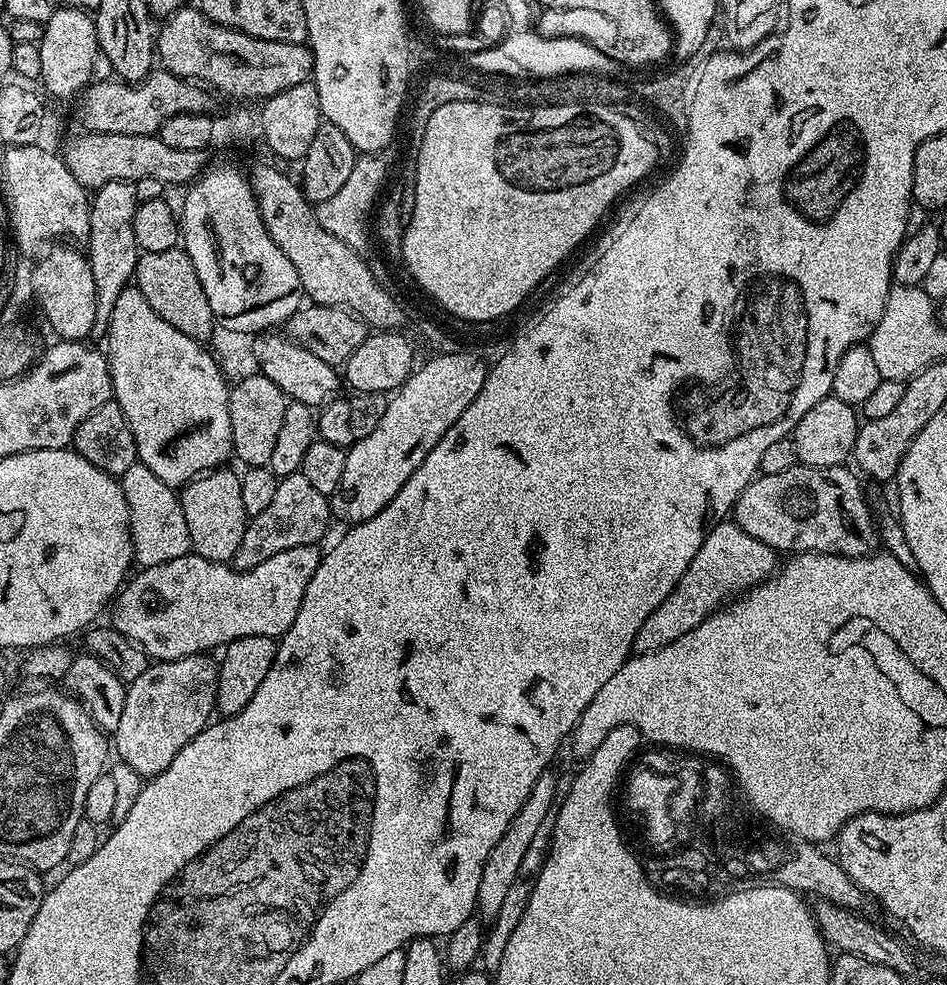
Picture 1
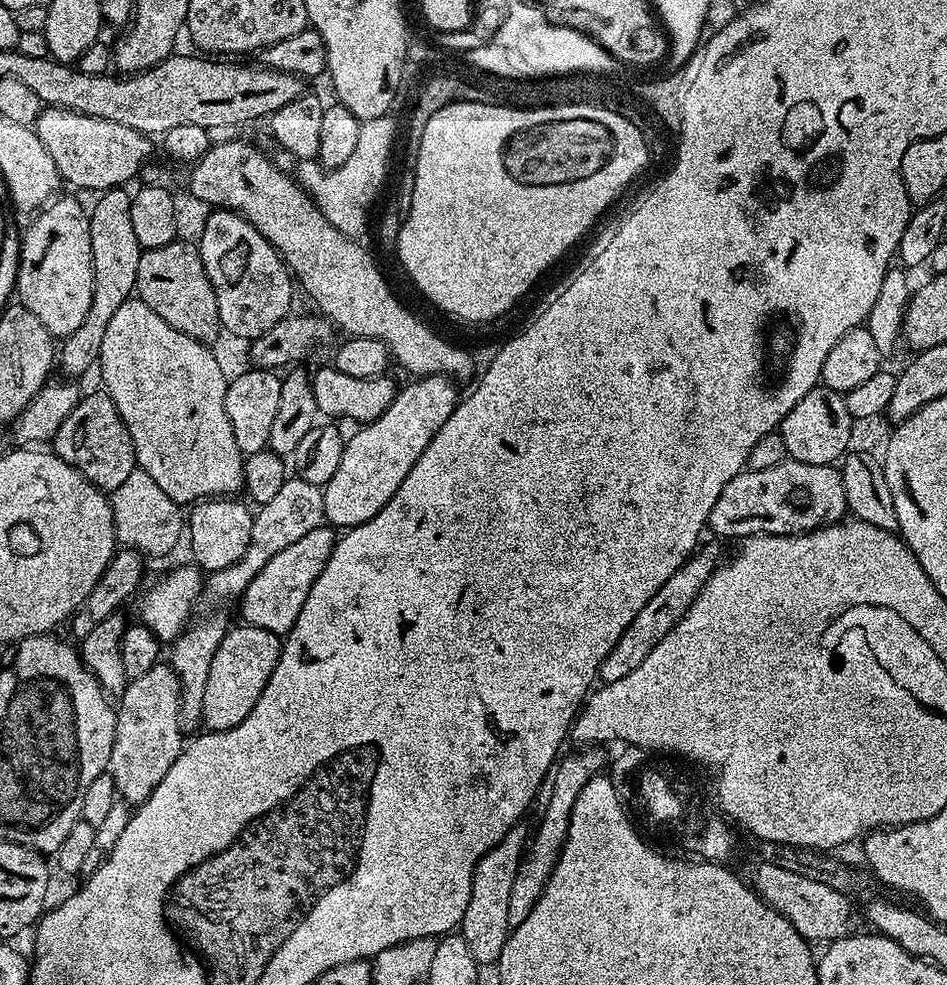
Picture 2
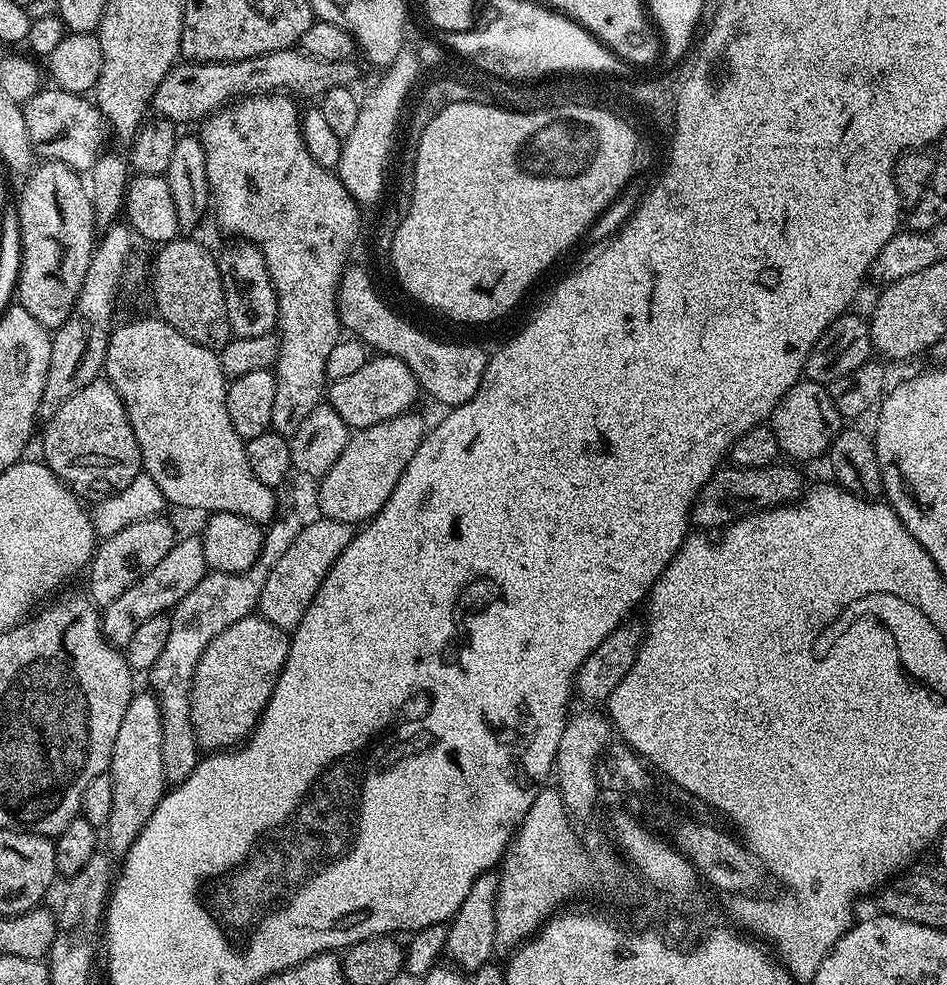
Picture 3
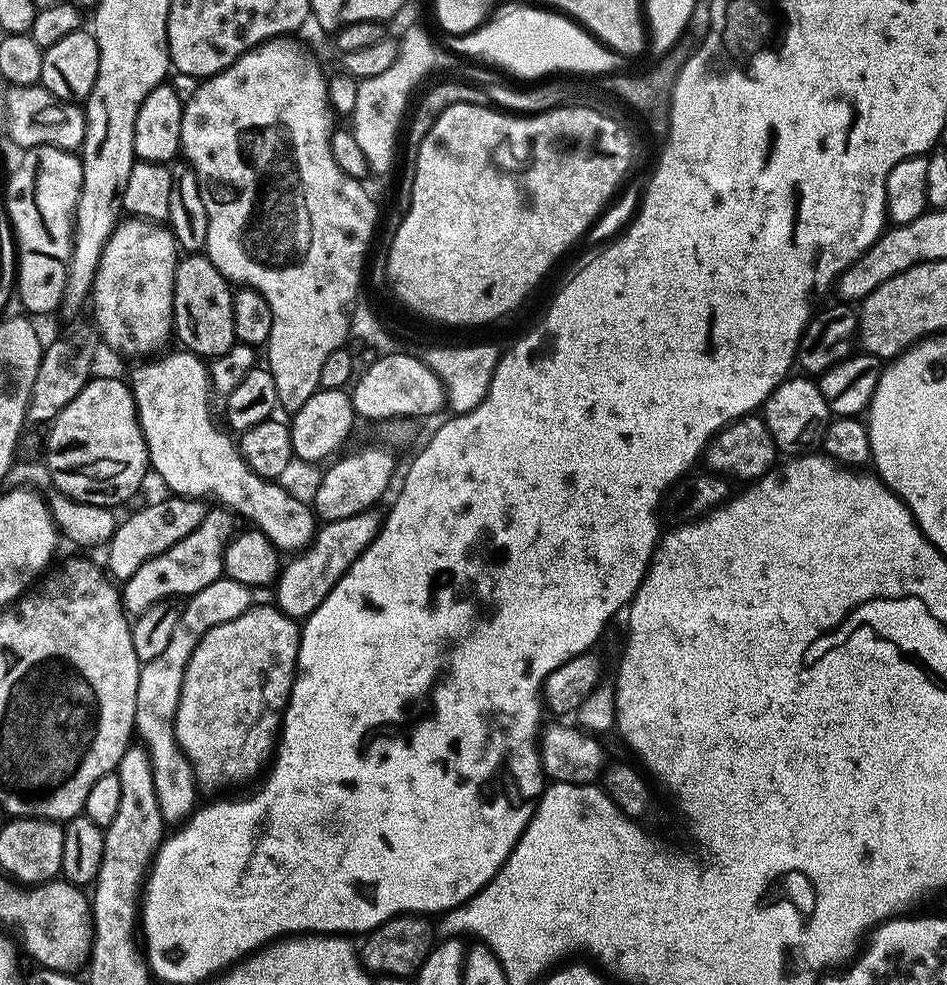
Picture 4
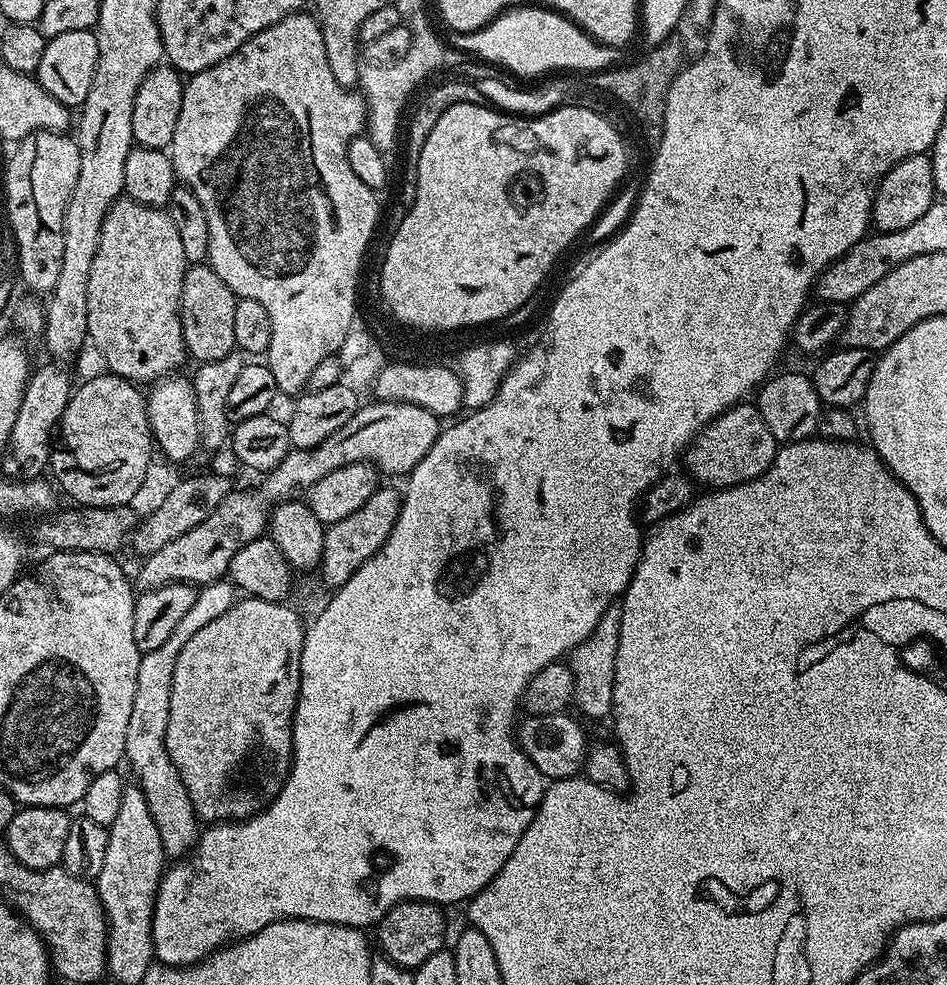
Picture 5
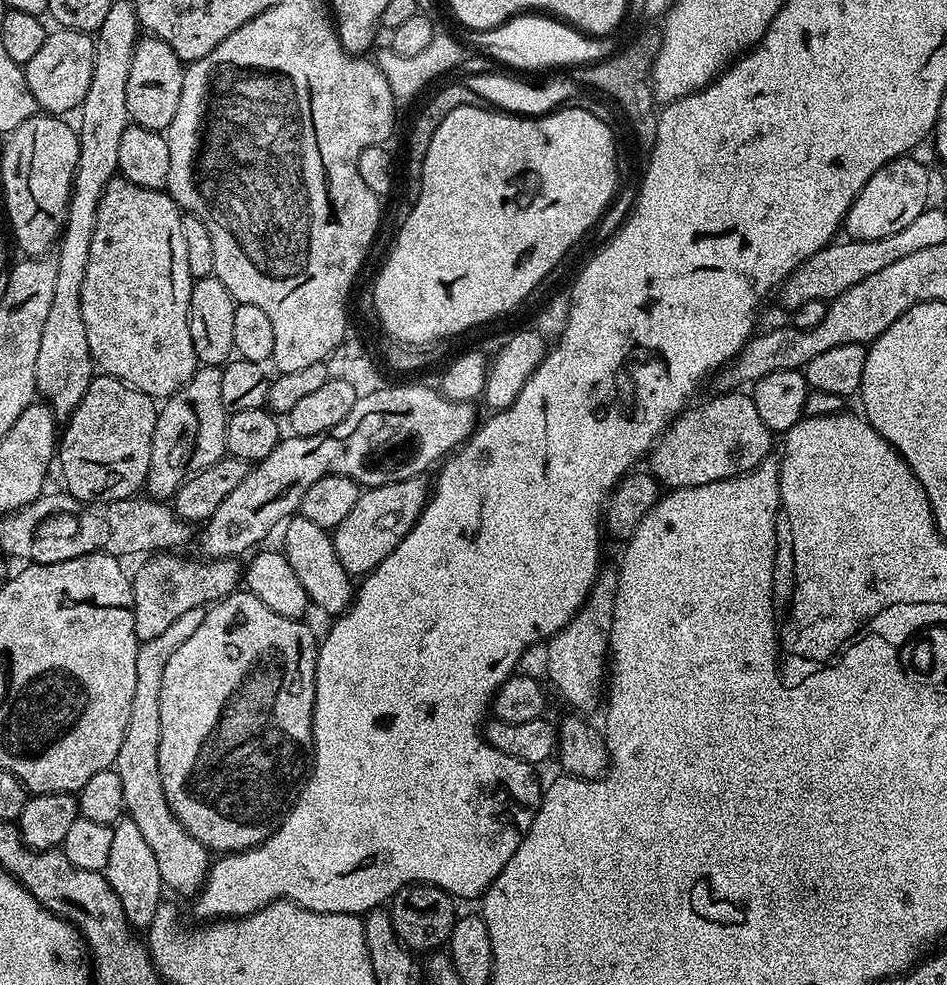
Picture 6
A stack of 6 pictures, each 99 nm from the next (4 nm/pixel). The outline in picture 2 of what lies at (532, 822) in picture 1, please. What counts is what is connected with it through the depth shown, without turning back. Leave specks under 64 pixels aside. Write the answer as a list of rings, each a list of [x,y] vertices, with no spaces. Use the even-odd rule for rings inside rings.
[[[521,822],[514,825],[505,836],[478,862],[474,870],[474,878],[470,882],[470,902],[466,902],[466,914],[462,914],[458,935],[464,939],[466,946],[470,946],[470,954],[474,954],[477,964],[497,963],[502,954],[502,946],[506,946],[506,938],[514,921],[510,918],[510,889],[514,886],[514,874],[518,874],[518,866],[530,843],[530,828],[527,823]]]

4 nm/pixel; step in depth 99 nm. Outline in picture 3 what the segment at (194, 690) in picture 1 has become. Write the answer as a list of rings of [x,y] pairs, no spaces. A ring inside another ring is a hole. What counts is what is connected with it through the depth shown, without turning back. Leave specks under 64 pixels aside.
[[[137,691],[130,706],[126,706],[122,726],[118,726],[118,738],[114,738],[110,771],[114,782],[114,803],[110,806],[106,848],[113,857],[122,858],[130,850],[130,846],[134,846],[138,834],[142,834],[146,822],[150,822],[150,814],[154,814],[166,791],[160,703],[151,691]]]

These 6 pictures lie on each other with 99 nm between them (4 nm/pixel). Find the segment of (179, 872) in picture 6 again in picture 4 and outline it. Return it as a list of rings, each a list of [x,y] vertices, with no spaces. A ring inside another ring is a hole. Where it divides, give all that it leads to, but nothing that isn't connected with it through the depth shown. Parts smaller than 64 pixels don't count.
[[[227,578],[210,582],[210,586],[206,586],[206,590],[198,590],[198,594],[187,597],[185,604],[188,605],[183,605],[180,608],[180,617],[174,626],[174,634],[170,634],[170,642],[166,642],[162,654],[158,654],[158,658],[143,661],[140,665],[135,733],[139,736],[139,739],[141,736],[142,739],[146,740],[144,742],[148,749],[148,757],[152,762],[152,773],[154,774],[154,790],[158,794],[158,806],[165,821],[183,821],[198,804],[198,799],[196,800],[198,781],[192,769],[192,763],[186,758],[186,754],[180,748],[180,743],[176,737],[176,711],[182,694],[184,675],[190,662],[190,654],[194,654],[194,646],[198,646],[198,642],[202,642],[206,630],[210,630],[214,626],[222,626],[222,622],[230,622],[230,618],[238,618],[238,614],[242,614],[247,608],[251,608],[254,603],[252,596],[254,596],[253,589],[242,582],[234,582]]]

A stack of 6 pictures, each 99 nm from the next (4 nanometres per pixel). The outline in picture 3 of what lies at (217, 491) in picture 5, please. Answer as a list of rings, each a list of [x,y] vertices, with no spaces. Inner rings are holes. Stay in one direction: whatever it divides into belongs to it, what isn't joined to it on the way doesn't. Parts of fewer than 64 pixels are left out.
[[[163,515],[151,516],[148,520],[126,526],[126,530],[118,530],[118,534],[103,537],[97,543],[96,550],[92,553],[92,563],[86,569],[86,596],[97,609],[108,608],[110,602],[114,602],[114,598],[126,594],[130,586],[134,586],[143,576],[150,574],[150,570],[154,570],[154,566],[158,566],[158,562],[162,562],[162,558],[170,554],[177,542],[178,533],[172,529],[171,522],[164,519]]]

